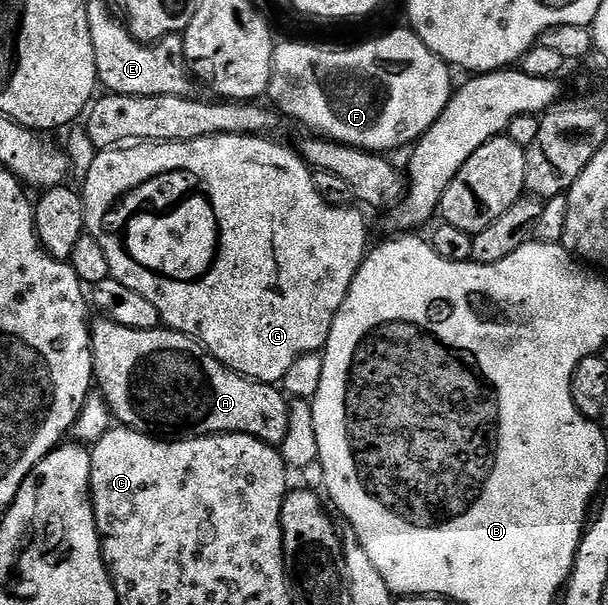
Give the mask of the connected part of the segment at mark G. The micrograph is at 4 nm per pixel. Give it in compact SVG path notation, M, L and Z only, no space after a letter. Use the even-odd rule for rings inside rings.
M205 136L199 140L189 140L179 144L173 142L169 144L138 142L133 146L119 146L109 150L102 150L95 155L98 157L91 162L90 169L86 172L86 185L80 188L80 195L83 204L86 205L85 231L88 233L89 239L91 236L98 243L98 248L102 251L102 256L106 259L107 266L110 267L109 275L113 279L118 280L124 286L128 286L128 290L136 290L136 294L140 294L140 298L148 298L148 302L152 302L152 306L156 306L158 319L165 327L171 328L173 332L182 332L185 336L190 336L197 340L209 355L218 359L231 372L239 372L249 380L258 380L261 384L277 385L284 378L284 374L288 374L288 369L292 366L292 362L296 362L296 358L300 358L304 354L312 354L313 352L321 353L325 349L328 342L328 334L332 330L332 322L336 318L336 314L340 310L340 306L344 302L344 298L360 270L362 261L366 259L368 243L366 244L366 220L357 212L359 209L354 206L349 208L328 206L328 202L324 202L324 198L320 198L320 194L316 194L314 178L305 159L295 149L294 153L292 149L285 148L284 145L277 144L276 141L270 139L274 138L267 138L266 136Z

